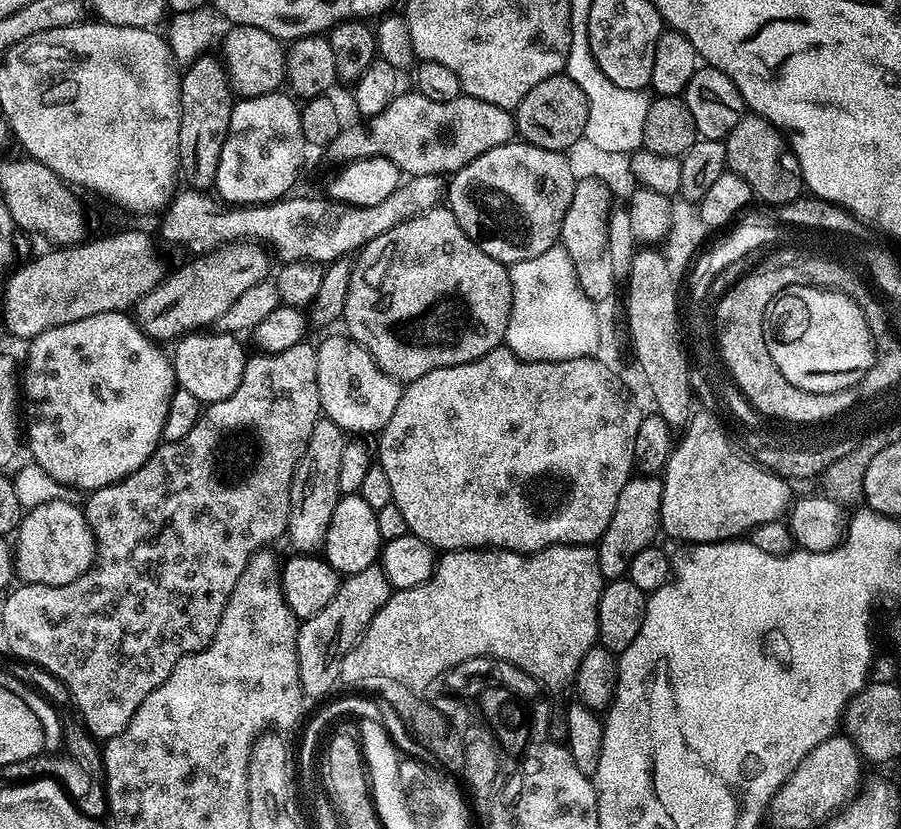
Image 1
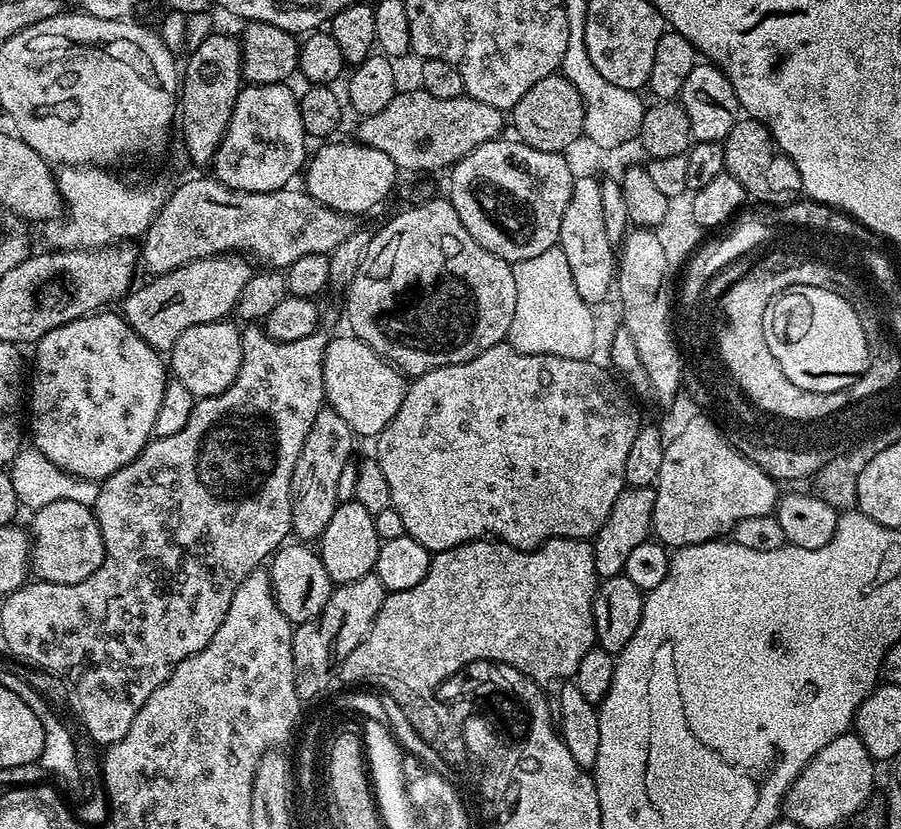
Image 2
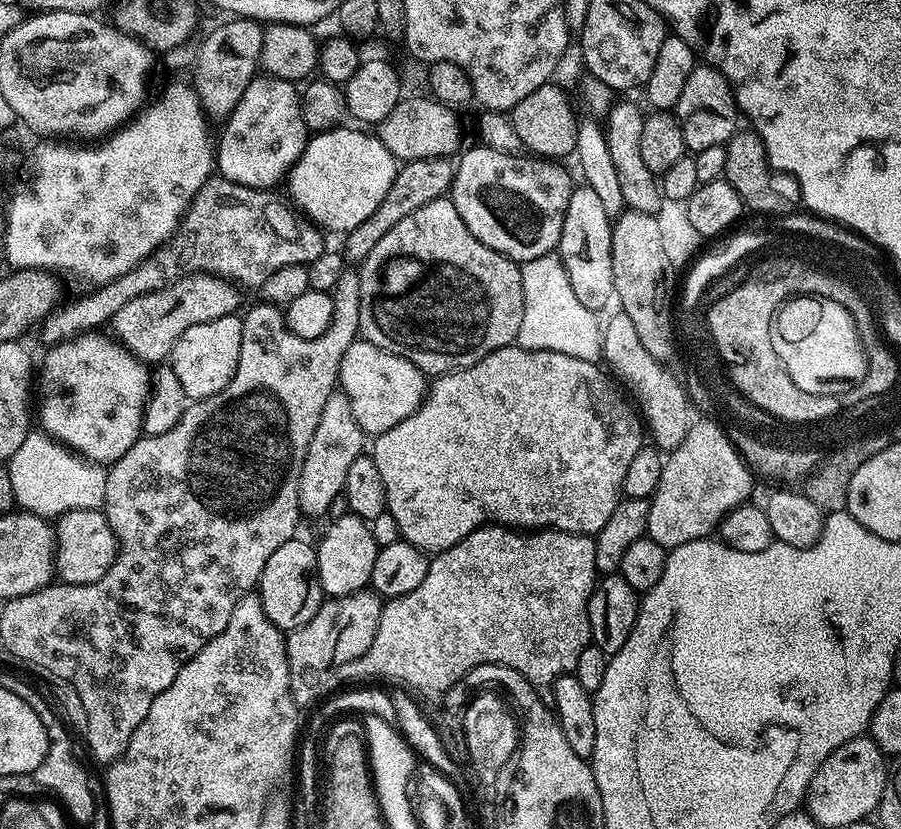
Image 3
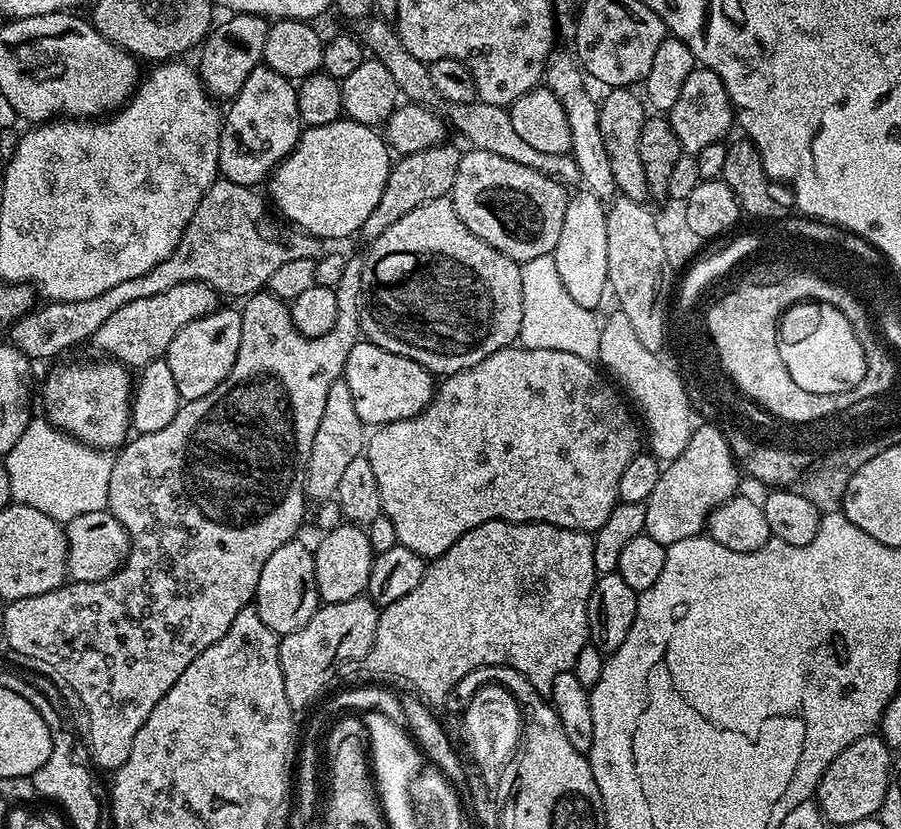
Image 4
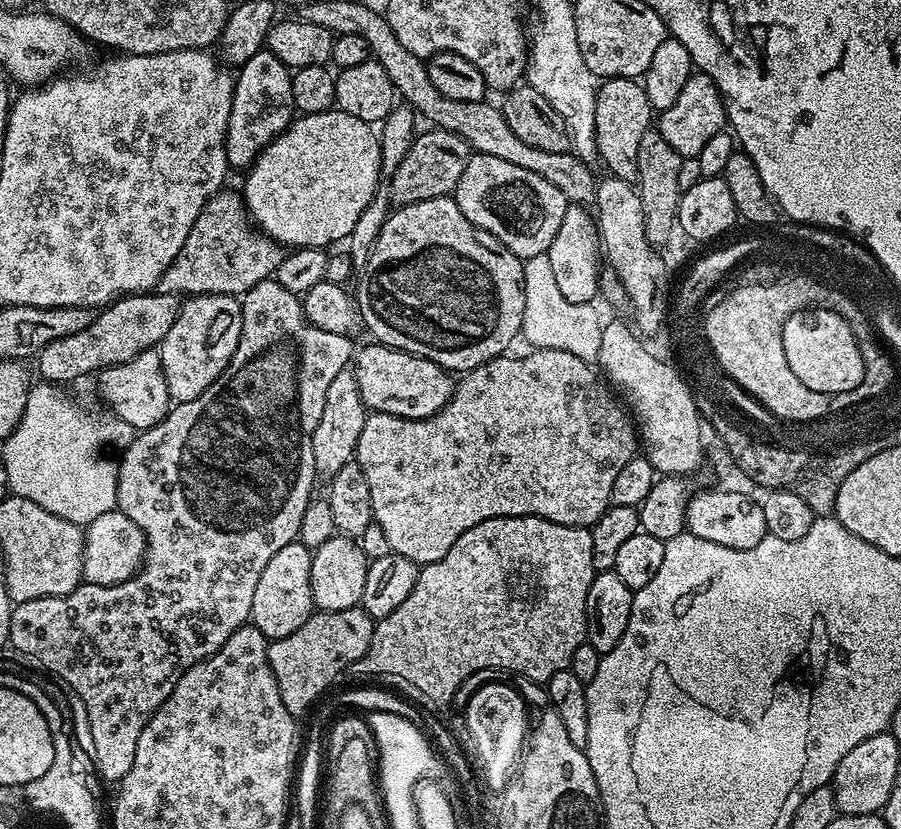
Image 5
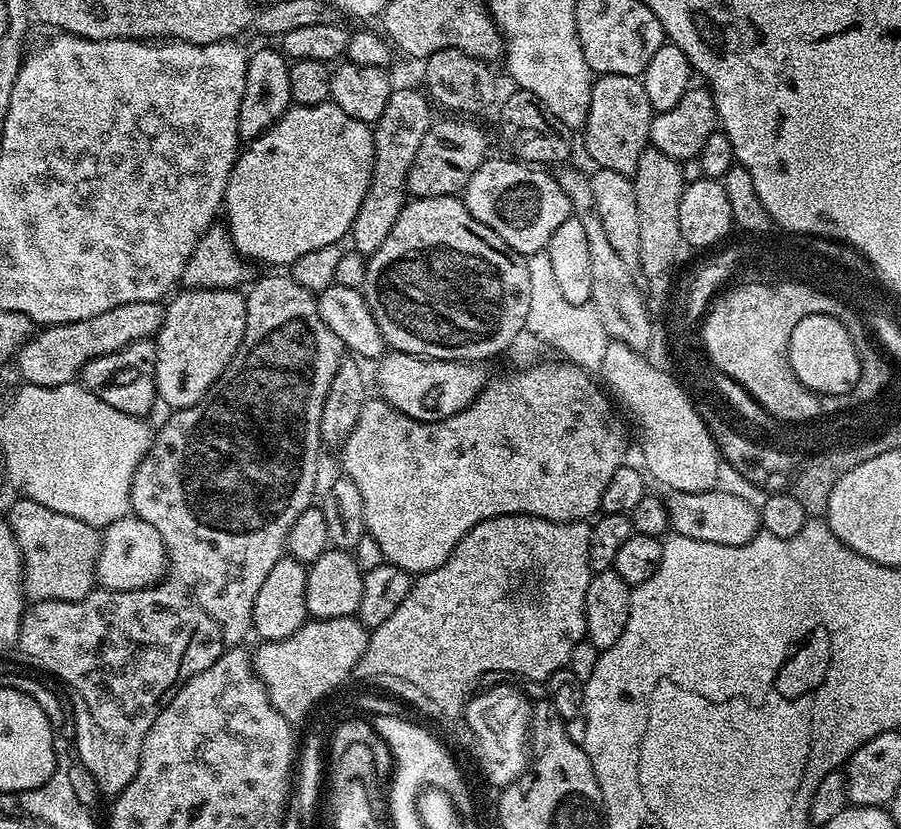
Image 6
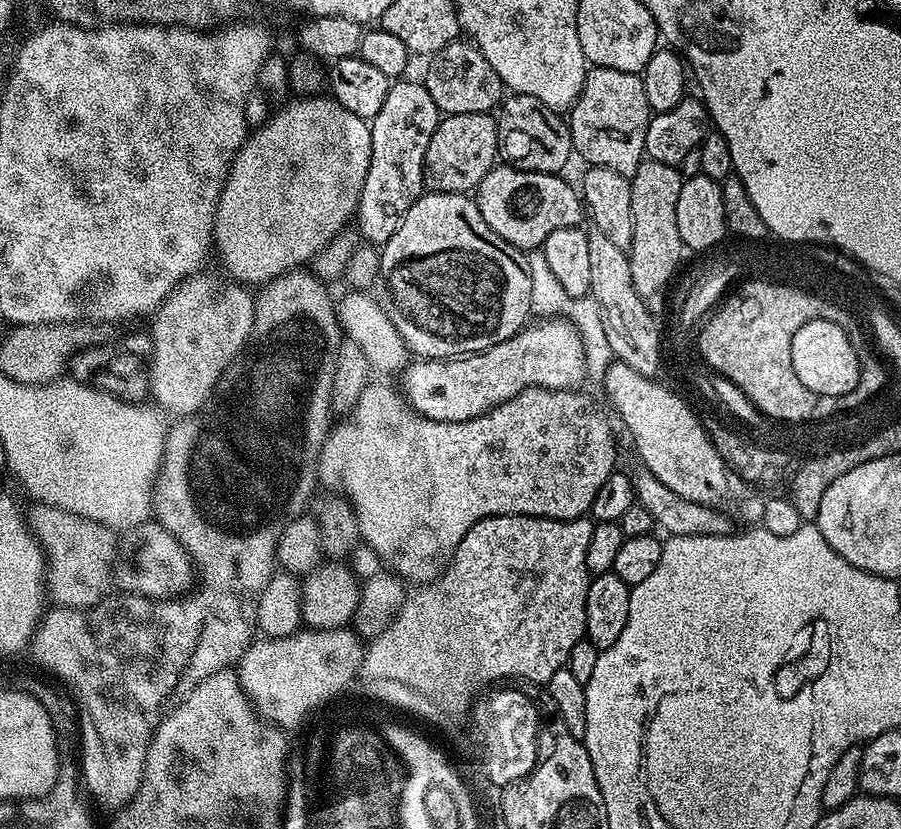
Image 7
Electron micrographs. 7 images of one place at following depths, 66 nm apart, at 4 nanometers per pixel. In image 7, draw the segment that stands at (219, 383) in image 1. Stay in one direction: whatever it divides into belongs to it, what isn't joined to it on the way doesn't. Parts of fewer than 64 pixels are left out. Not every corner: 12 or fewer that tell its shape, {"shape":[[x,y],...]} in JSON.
{"shape":[[193,272],[151,317],[150,396],[197,412],[244,349],[253,293]]}

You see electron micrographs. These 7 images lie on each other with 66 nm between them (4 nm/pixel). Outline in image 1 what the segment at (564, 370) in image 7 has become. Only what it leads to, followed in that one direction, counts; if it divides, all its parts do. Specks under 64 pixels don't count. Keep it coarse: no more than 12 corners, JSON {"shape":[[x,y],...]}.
{"shape":[[357,340],[316,349],[320,411],[348,434],[379,433],[402,384]]}

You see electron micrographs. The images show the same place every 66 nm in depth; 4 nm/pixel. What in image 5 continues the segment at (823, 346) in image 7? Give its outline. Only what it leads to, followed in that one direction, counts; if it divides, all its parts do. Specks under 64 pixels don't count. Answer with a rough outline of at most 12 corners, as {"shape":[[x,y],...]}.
{"shape":[[827,306],[782,330],[790,370],[812,392],[854,390],[862,355]]}

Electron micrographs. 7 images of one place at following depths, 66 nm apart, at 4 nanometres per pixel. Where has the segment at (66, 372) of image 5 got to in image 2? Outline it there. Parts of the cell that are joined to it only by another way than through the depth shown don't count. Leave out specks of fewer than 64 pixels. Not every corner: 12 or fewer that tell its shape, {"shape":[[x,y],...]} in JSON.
{"shape":[[207,256],[152,276],[122,315],[167,353],[233,315],[253,261]]}

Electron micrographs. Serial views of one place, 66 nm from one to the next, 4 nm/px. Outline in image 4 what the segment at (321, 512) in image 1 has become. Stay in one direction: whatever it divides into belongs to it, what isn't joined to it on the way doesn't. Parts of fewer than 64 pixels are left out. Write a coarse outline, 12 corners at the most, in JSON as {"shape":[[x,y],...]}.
{"shape":[[341,378],[326,393],[304,494],[328,502],[366,425]]}

